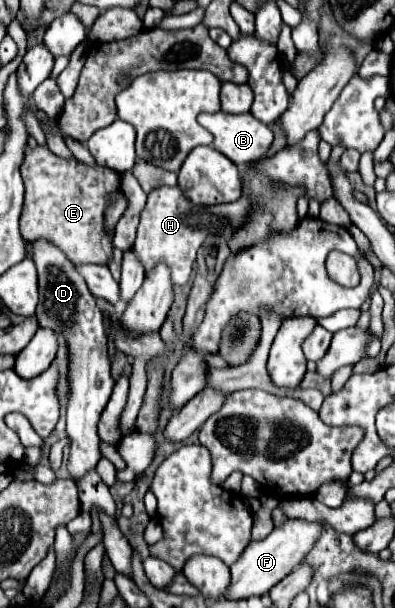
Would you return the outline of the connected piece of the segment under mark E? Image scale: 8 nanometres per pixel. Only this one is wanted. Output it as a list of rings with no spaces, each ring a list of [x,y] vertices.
[[[35,147],[25,151],[25,161],[21,165],[21,177],[25,183],[25,209],[21,213],[21,235],[27,243],[37,239],[53,241],[75,265],[83,263],[107,263],[111,259],[111,237],[103,229],[103,211],[111,193],[119,189],[119,173],[105,167],[87,167],[77,159],[61,159],[47,147]]]

